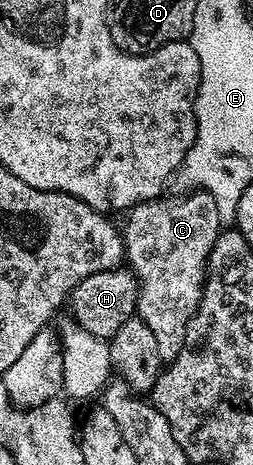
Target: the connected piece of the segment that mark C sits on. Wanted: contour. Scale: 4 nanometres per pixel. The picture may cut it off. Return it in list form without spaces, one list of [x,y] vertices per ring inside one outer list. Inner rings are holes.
[[[194,189],[182,193],[179,199],[166,198],[130,208],[124,215],[126,228],[123,226],[120,234],[125,262],[138,276],[137,318],[152,329],[156,345],[160,345],[160,357],[169,361],[177,357],[186,343],[188,321],[202,300],[214,242],[224,224],[212,193]]]

